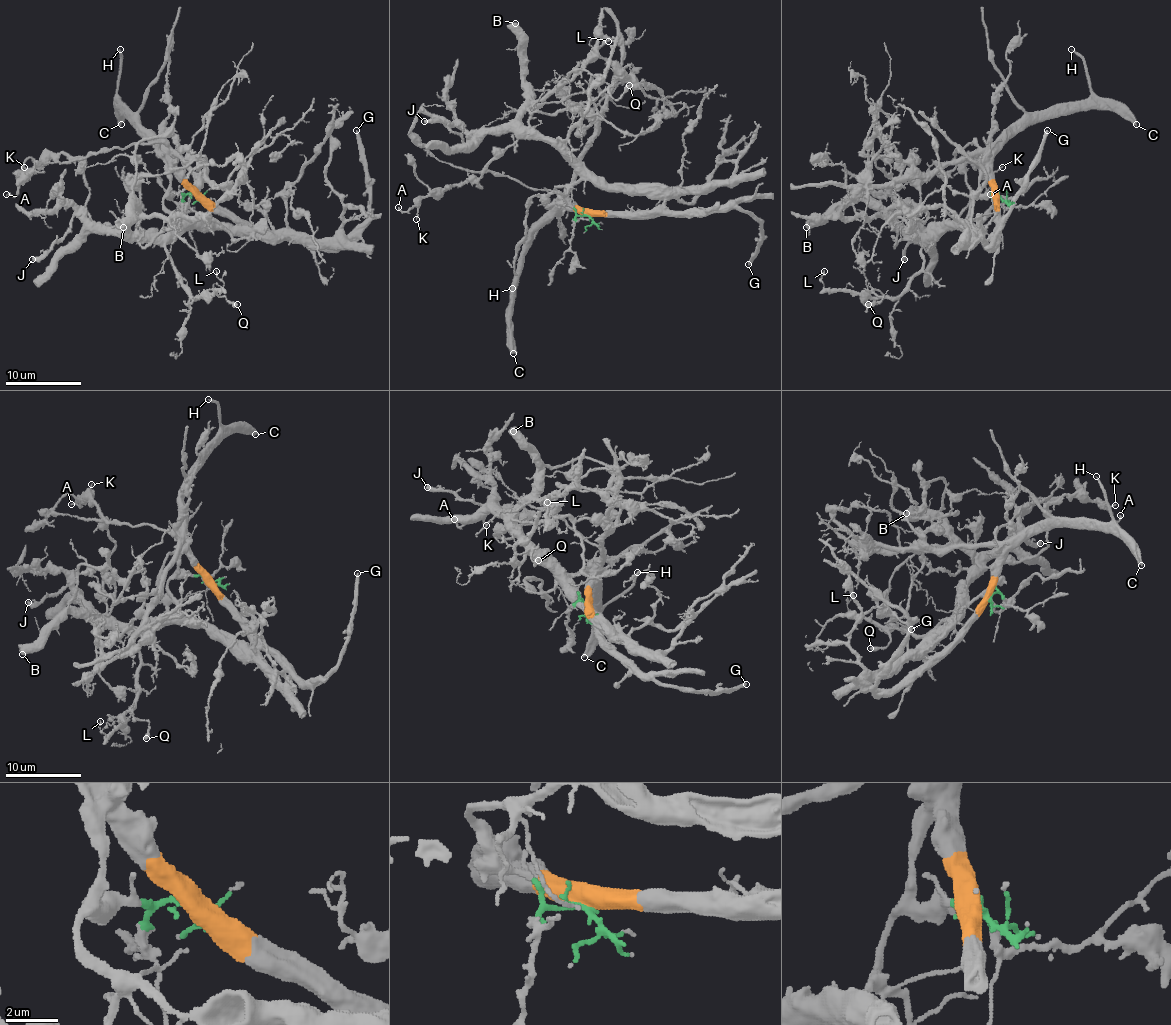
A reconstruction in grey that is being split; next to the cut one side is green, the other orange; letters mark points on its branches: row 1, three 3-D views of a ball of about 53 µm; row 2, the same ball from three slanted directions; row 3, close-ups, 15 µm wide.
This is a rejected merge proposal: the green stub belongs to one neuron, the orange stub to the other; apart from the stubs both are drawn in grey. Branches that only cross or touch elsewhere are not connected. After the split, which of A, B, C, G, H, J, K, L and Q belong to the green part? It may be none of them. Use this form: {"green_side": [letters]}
{"green_side": ["A", "B", "J", "K", "L", "Q"]}

